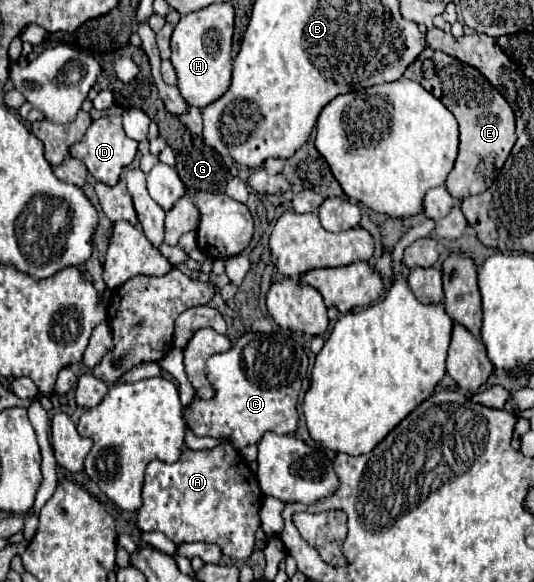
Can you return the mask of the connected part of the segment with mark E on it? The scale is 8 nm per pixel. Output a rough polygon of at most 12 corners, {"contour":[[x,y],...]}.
{"contour":[[429,46],[403,76],[459,122],[445,182],[463,200],[493,184],[515,114],[479,70]]}

